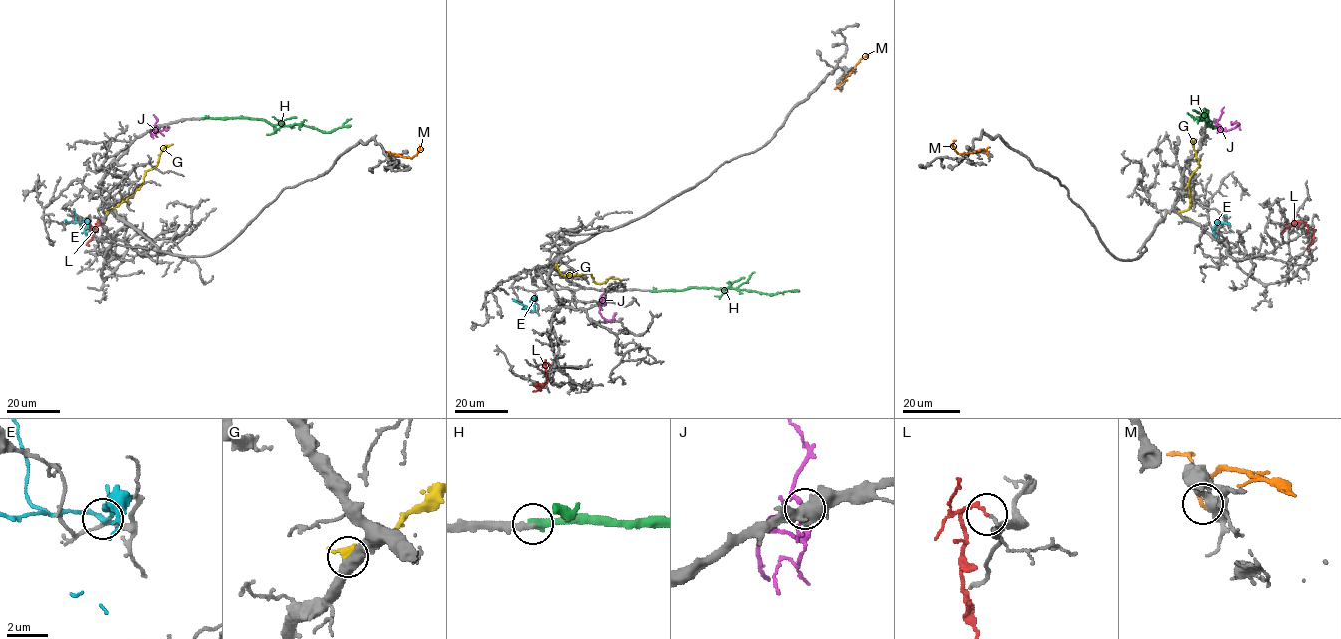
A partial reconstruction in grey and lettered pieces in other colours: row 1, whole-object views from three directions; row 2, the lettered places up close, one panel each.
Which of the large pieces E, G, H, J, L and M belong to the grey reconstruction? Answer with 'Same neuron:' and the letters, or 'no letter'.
Same neuron: H, J

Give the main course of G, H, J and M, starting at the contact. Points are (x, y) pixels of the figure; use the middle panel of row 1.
G: (555, 265), (562, 275), (589, 273), (597, 283), (605, 283), (611, 277), (621, 281)
H: (650, 291), (731, 287), (762, 293), (799, 291)
J: (604, 292), (598, 304), (599, 312), (607, 320), (615, 313)
M: (839, 86), (859, 60), (867, 55), (868, 57)

